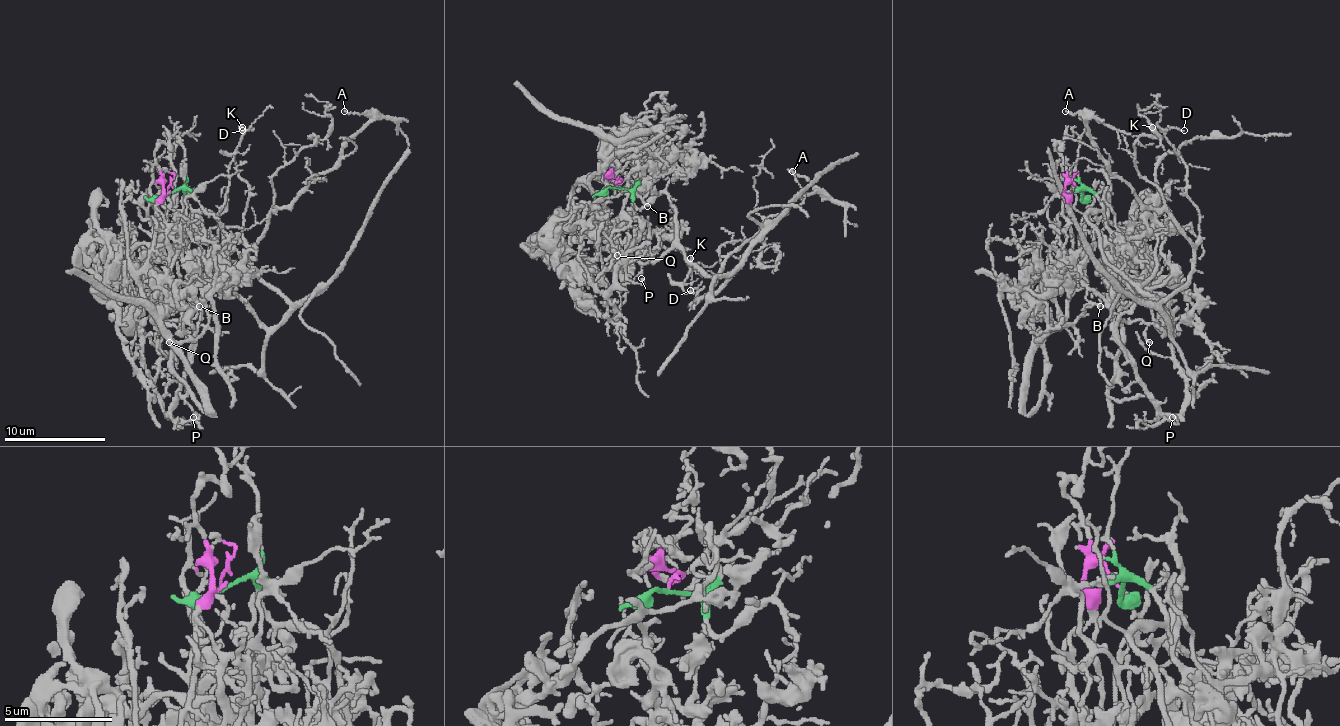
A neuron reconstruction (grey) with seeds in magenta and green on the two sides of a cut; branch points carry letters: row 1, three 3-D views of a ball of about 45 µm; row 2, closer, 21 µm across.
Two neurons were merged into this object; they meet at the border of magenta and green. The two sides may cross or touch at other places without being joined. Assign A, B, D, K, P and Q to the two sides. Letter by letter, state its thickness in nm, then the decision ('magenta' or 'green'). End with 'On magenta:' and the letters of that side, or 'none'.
A: calibre 150 nm; green
B: calibre 160 nm; magenta
D: calibre 120 nm; green
K: calibre 160 nm; green
P: calibre 180 nm; magenta
Q: calibre 200 nm; magenta
On magenta: B, P, Q

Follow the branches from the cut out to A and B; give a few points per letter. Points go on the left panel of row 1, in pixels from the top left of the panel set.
A: (167, 192), (182, 190), (218, 223), (228, 284), (273, 327), (289, 304), (248, 248), (370, 118), (345, 111)
B: (167, 192), (156, 207), (164, 220), (167, 248), (177, 268), (179, 289), (200, 307)

